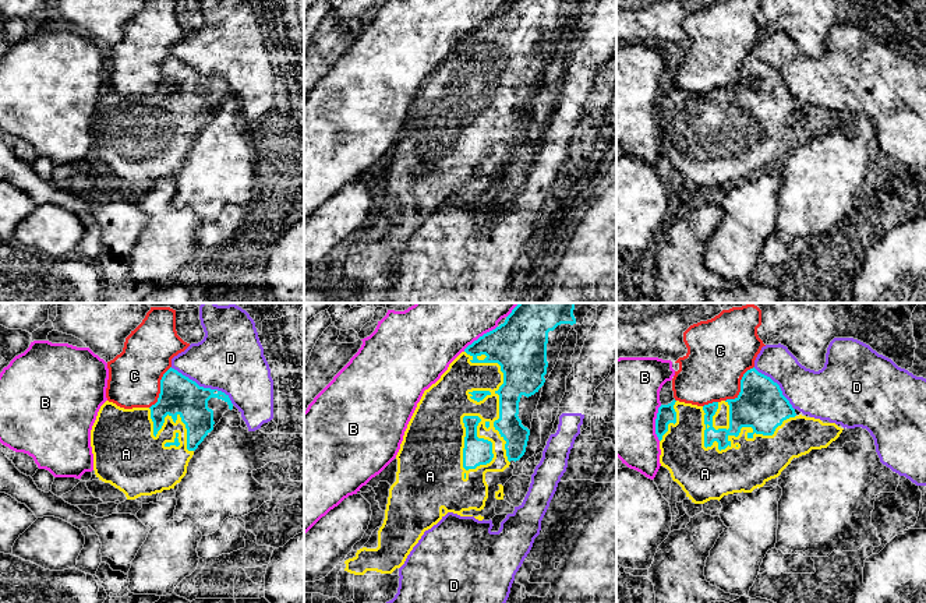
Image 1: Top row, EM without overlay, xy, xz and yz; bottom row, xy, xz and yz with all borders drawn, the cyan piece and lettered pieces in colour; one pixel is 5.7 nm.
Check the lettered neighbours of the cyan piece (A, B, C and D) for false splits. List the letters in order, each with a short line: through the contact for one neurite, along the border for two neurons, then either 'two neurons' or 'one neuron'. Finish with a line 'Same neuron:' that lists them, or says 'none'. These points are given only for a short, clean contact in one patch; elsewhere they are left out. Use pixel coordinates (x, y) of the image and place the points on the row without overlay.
A: one neuron
B: two neurons
C: two neurons
D: two neurons
Same neuron: A

